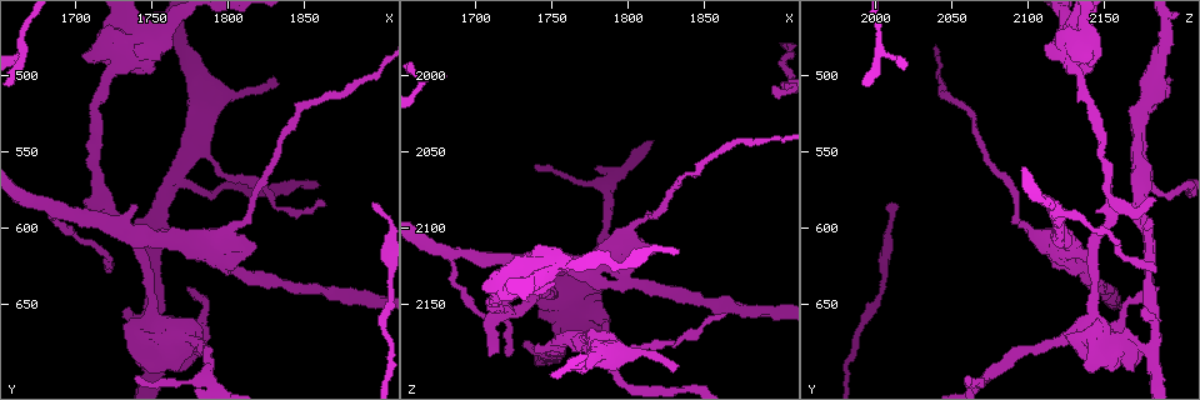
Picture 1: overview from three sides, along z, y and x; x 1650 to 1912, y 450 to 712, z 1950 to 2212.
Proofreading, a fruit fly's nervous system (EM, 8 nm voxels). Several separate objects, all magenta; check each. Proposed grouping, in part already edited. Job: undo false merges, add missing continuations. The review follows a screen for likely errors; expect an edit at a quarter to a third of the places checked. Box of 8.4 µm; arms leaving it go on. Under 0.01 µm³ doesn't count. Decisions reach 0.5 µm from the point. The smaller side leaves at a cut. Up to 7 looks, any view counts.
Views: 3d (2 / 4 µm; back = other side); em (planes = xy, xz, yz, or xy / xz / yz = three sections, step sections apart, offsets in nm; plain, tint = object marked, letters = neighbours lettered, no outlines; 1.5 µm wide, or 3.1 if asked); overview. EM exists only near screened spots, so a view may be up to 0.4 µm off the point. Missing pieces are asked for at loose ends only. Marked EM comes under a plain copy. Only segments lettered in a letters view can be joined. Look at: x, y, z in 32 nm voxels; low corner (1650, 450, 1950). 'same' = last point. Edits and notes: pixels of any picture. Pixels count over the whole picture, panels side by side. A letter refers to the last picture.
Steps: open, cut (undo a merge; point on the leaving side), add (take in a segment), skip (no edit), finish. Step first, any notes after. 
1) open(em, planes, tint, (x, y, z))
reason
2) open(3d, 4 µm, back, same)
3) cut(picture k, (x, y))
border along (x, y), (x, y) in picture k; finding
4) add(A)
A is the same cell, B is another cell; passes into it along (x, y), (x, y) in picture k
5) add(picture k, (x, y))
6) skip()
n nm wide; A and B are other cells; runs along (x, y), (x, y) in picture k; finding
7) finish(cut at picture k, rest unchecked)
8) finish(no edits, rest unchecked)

open(em, planes, tint, (1708, 580, 2184))

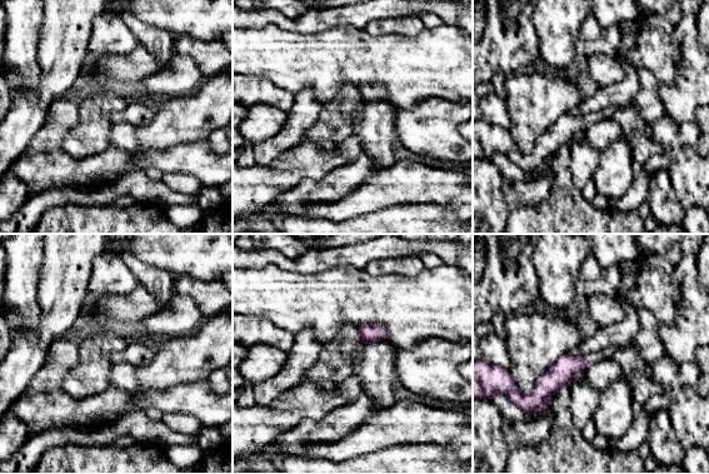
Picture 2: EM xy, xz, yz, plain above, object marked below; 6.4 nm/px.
open(em, planes, letters, same)

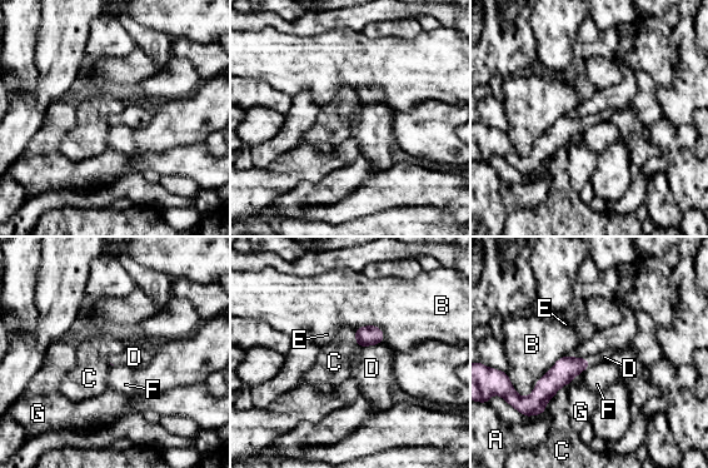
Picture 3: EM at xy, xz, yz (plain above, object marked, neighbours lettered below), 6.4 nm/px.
add(D)
D is the same cell, A, B, C, E, F and G are other cells; passes into it along (365, 335), (370, 344), (372, 368) in picture 3; the neuron continues

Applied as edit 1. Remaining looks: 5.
open(em, planes, letters, (1774, 638, 2184))
tapers out

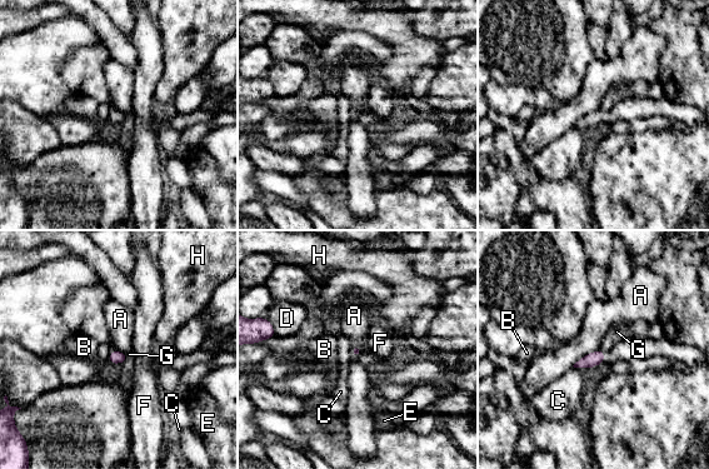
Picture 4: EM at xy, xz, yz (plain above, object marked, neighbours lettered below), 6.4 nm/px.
skip()
A, B, C, D, E, F, G and H are other cells; border along (599, 349), (580, 357), (572, 365) in picture 4; none of them fits

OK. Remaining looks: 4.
open(em, planes, letters, (1830, 502, 2196))
an open end

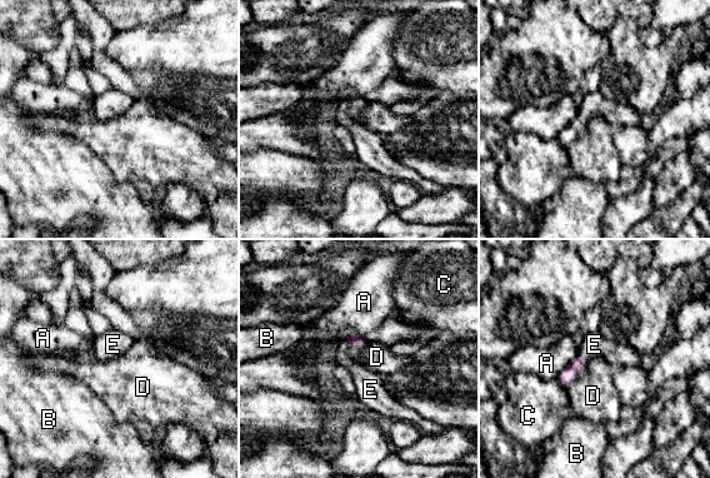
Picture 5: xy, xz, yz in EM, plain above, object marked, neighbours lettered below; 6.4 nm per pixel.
add(E)
E is the same cell, A, B, C and D are other cells; passes into it along (351, 339), (354, 347), (368, 383) in picture 5; the neuron continues

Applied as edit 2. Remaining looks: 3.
finish(add at picture 3, add at picture 5, rest unchecked)

